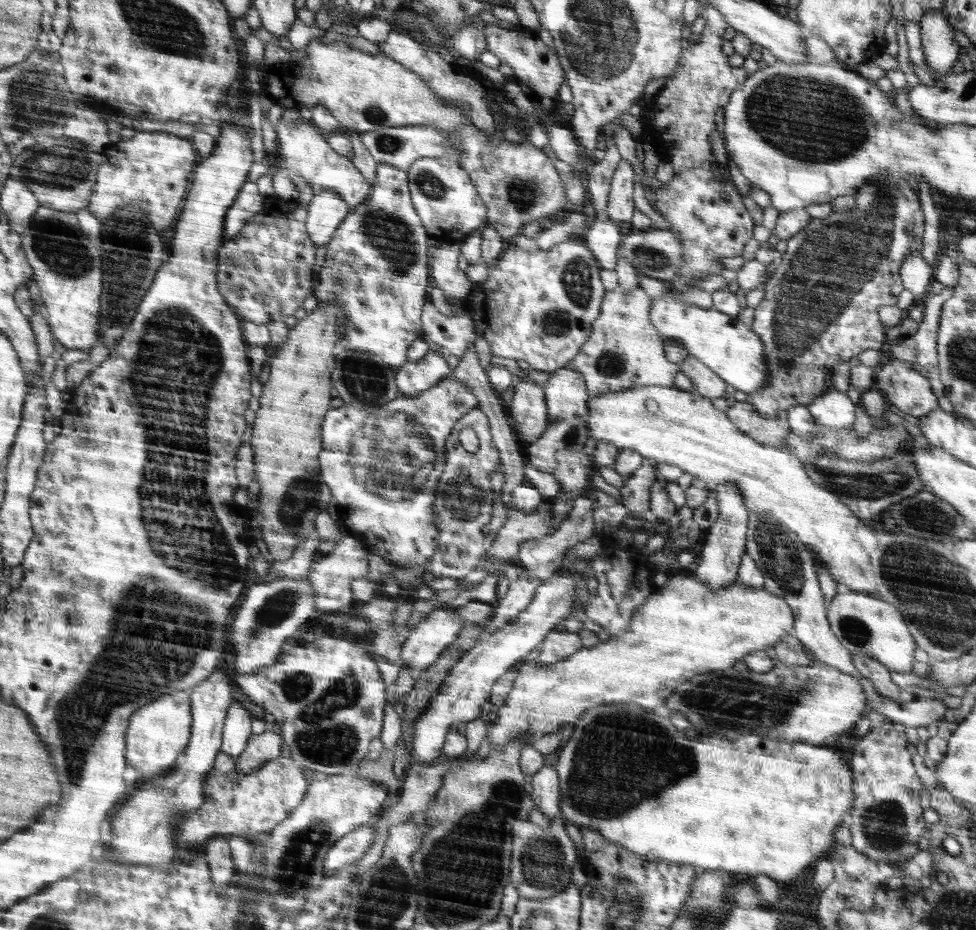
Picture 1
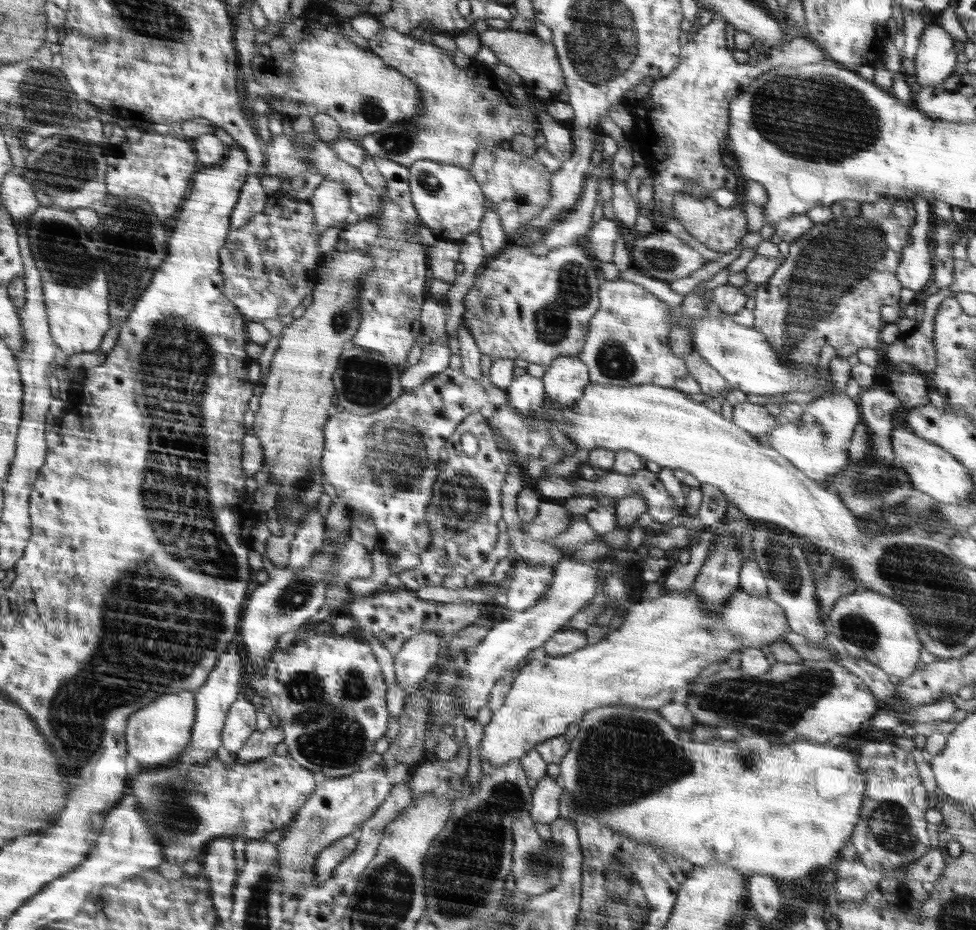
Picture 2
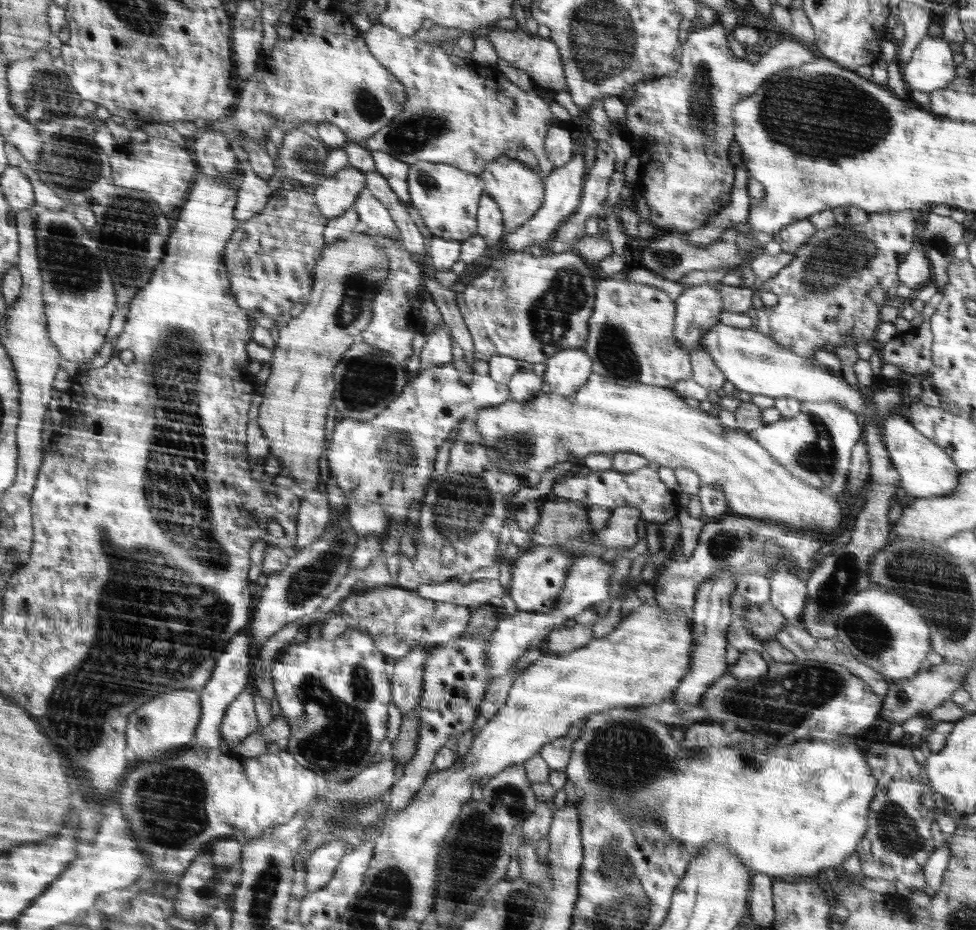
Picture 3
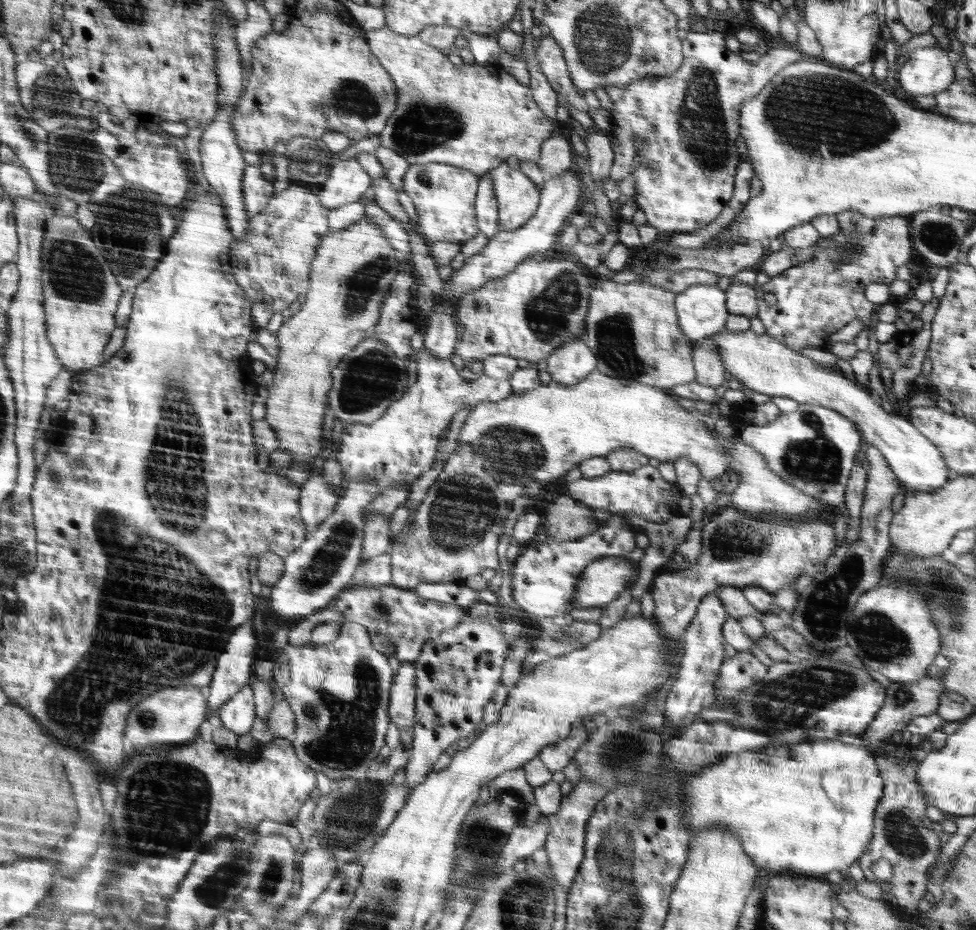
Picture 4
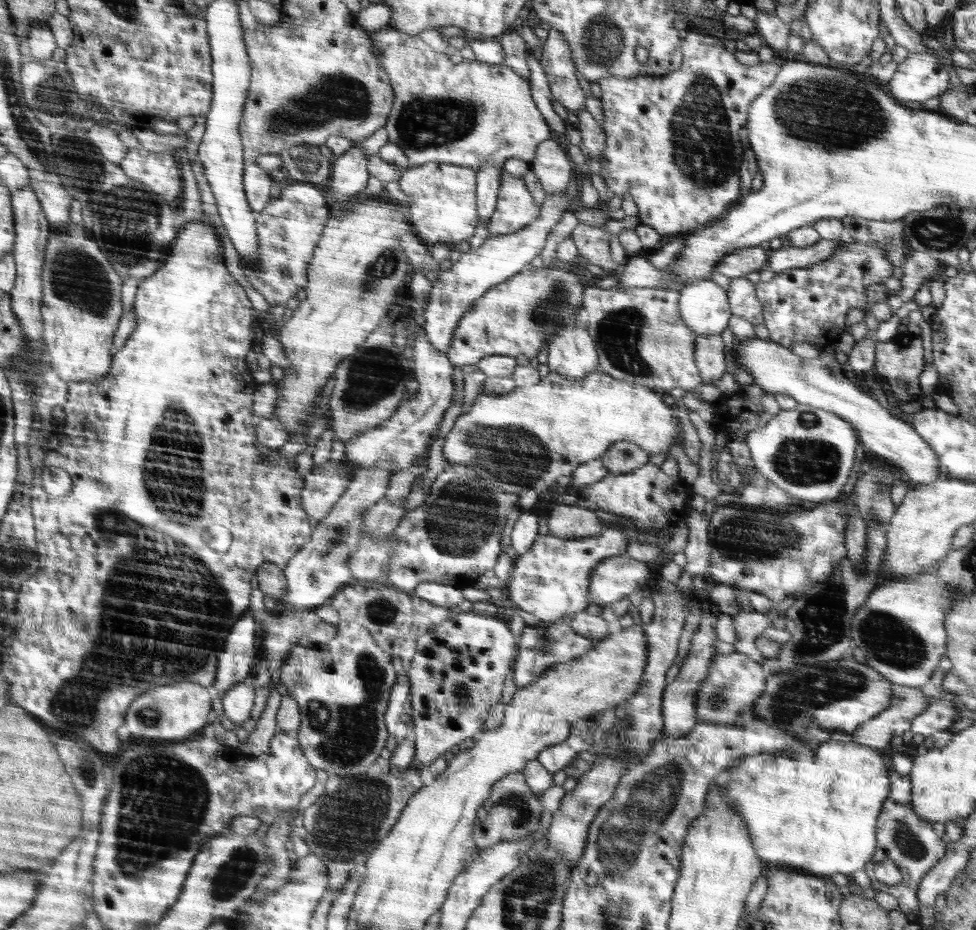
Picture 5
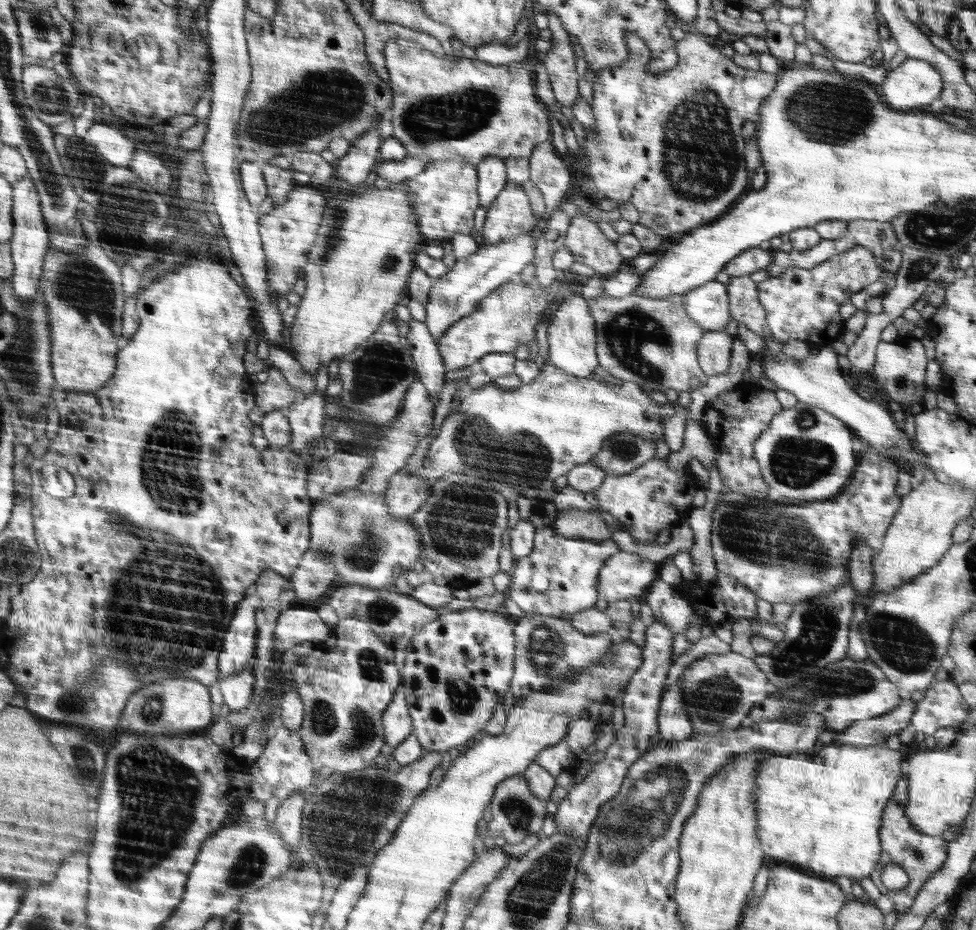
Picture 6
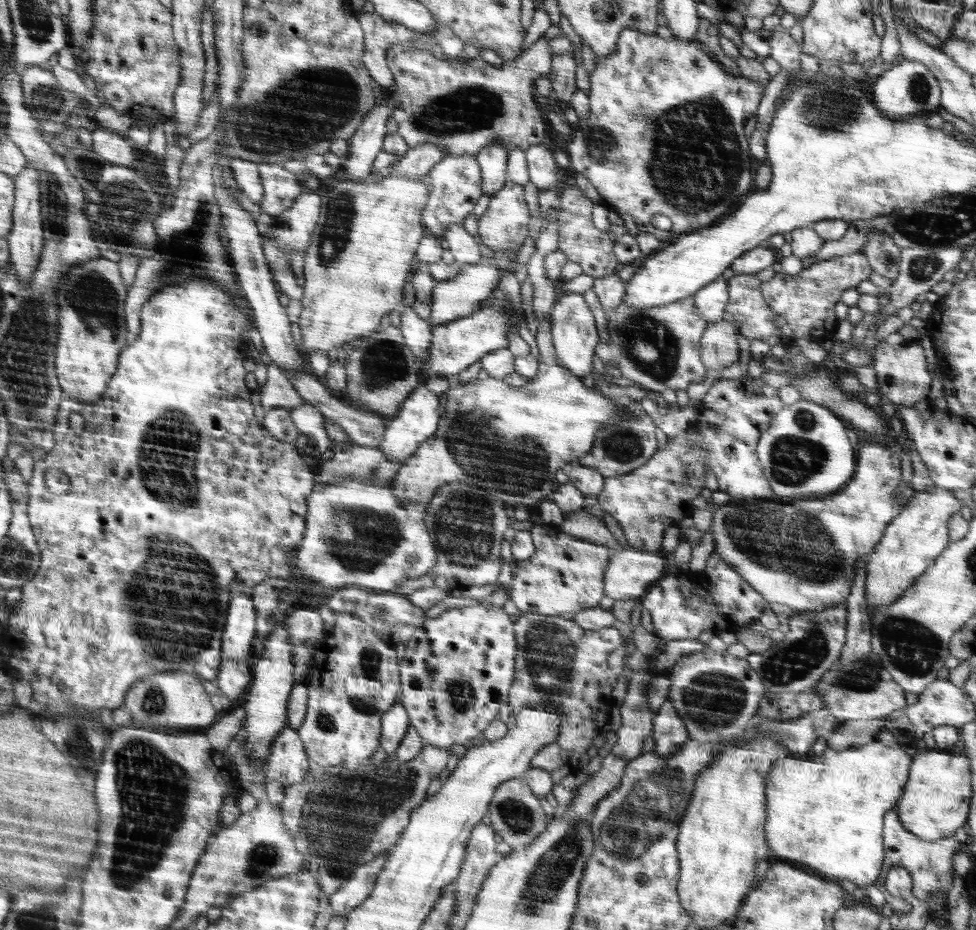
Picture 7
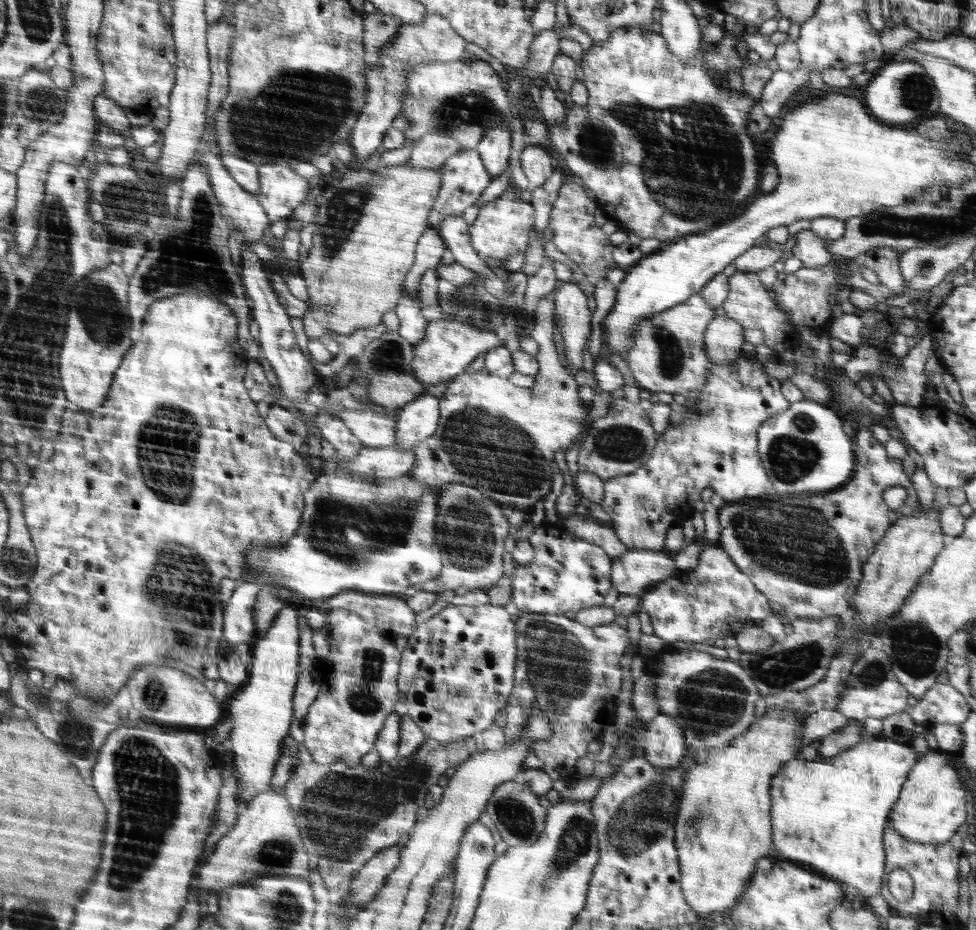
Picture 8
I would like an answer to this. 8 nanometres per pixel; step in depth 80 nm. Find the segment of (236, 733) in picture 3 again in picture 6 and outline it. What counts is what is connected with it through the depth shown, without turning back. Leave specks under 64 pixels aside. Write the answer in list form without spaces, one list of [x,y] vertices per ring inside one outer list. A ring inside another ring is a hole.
[[[249,665],[232,676],[220,678],[216,685],[219,686],[223,694],[224,704],[230,708],[230,712],[240,712],[248,707],[248,703],[253,700],[251,696],[254,682],[255,678]]]

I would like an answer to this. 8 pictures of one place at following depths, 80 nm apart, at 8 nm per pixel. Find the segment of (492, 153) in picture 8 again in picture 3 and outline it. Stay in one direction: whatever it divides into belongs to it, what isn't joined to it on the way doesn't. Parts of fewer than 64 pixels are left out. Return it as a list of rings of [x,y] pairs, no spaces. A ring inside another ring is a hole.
[[[484,193],[481,198],[480,213],[478,214],[478,235],[484,238],[488,252],[502,242],[502,236],[505,234],[503,217],[498,204],[488,196],[488,193]]]

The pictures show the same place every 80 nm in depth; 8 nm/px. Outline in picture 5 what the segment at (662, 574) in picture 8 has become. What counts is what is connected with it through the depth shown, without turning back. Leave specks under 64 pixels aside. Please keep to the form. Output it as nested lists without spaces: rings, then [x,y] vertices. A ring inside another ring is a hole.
[[[627,553],[600,561],[592,572],[590,604],[605,606],[612,601],[628,597],[646,584],[657,572],[650,572],[647,563]]]

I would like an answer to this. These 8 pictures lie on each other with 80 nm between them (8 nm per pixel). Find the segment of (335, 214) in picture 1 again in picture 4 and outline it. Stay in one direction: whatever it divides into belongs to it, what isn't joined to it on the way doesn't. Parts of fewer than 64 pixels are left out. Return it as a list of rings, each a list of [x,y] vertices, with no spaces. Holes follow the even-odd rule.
[[[352,157],[330,166],[329,176],[315,193],[322,206],[331,211],[358,202],[371,184],[372,178],[358,164],[358,159]]]

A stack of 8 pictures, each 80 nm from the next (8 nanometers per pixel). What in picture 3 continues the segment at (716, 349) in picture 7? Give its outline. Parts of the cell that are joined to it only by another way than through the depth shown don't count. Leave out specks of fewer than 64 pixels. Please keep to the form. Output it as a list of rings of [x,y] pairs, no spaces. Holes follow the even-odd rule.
[[[701,345],[689,353],[692,359],[693,376],[692,378],[710,390],[718,391],[726,382],[725,374],[717,367],[709,351]]]

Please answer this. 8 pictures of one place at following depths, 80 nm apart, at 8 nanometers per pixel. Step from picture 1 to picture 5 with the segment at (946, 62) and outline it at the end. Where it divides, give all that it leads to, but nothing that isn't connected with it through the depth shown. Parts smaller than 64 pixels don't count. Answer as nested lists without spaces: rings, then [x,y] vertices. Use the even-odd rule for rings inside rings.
[[[907,54],[895,73],[884,84],[902,105],[918,106],[946,91],[950,70],[936,54]]]

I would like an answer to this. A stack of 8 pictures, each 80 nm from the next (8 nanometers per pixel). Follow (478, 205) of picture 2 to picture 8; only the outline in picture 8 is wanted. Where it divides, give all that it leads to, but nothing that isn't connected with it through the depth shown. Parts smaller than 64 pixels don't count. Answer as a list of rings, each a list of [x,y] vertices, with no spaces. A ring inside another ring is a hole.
[[[462,150],[456,156],[450,157],[442,167],[438,168],[440,180],[442,180],[441,190],[438,191],[438,199],[434,201],[433,210],[430,211],[429,226],[438,230],[442,226],[442,220],[448,216],[461,216],[471,206],[474,206],[485,193],[490,185],[490,174],[486,172],[486,166],[482,162],[483,158],[477,151]]]

